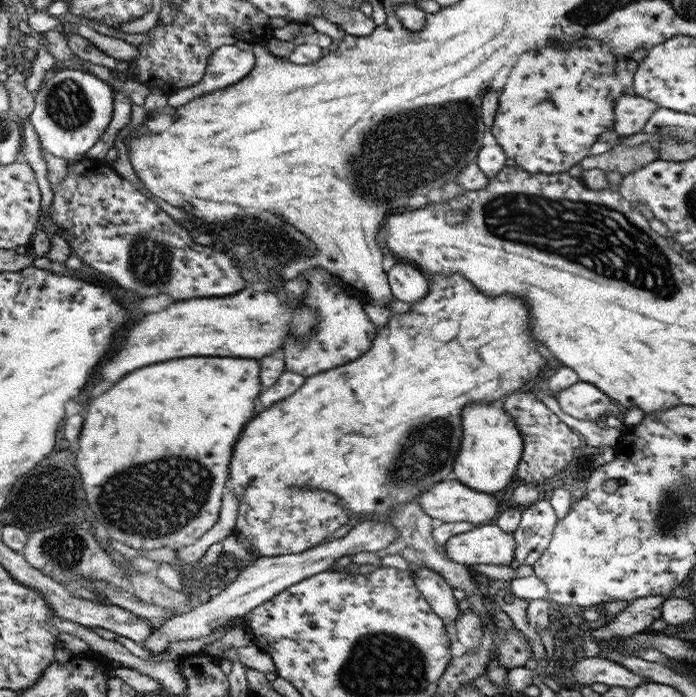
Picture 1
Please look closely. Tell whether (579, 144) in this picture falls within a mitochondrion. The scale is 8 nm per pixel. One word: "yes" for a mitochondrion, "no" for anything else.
no

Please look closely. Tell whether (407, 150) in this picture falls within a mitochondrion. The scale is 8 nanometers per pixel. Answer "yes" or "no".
yes

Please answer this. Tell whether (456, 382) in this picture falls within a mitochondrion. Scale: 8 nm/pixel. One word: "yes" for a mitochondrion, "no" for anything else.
no

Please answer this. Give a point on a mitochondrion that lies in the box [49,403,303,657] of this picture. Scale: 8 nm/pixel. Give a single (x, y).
(165, 510)

